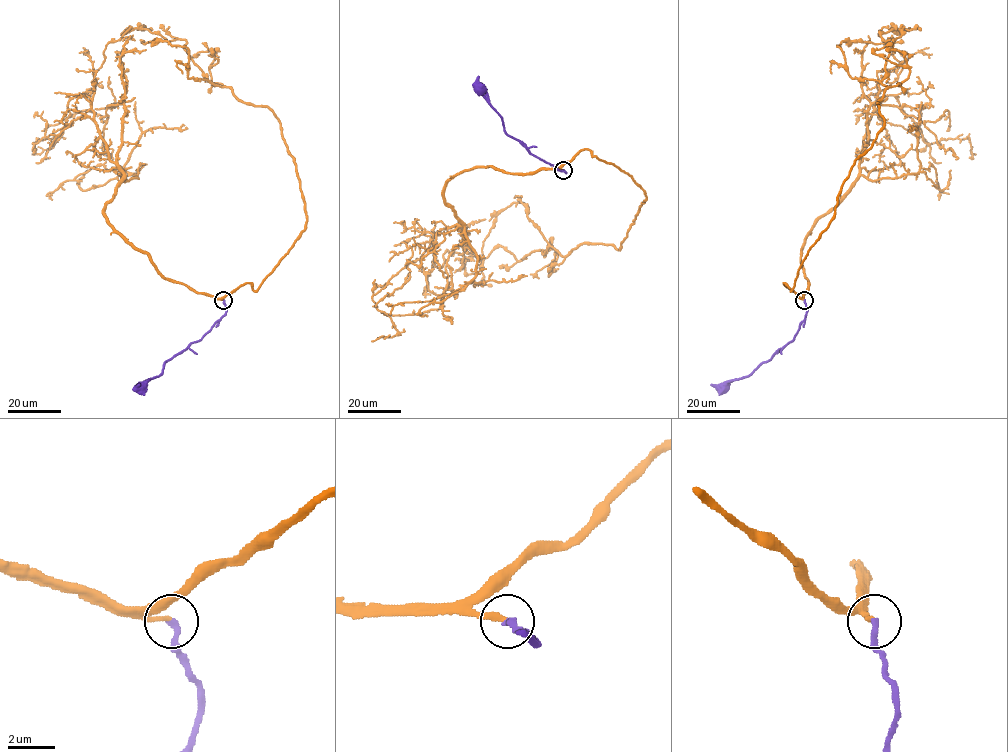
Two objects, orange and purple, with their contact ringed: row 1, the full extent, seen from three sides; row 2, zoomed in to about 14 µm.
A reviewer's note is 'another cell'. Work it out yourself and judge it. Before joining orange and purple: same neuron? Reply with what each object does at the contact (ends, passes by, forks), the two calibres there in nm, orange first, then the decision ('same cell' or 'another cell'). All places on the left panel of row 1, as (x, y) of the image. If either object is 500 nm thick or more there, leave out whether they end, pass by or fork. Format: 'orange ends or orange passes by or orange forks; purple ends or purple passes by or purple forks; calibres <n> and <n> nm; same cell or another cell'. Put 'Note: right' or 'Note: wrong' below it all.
orange ends; purple ends; calibres 200 and 260 nm; same cell
Note: wrong

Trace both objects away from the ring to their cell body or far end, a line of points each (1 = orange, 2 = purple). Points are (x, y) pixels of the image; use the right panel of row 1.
1: (804, 299), (784, 283), (791, 291), (883, 126), (877, 102), (890, 86), (853, 78), (837, 45), (903, 41)
2: (804, 299), (807, 312), (794, 338), (747, 376), (723, 386)

